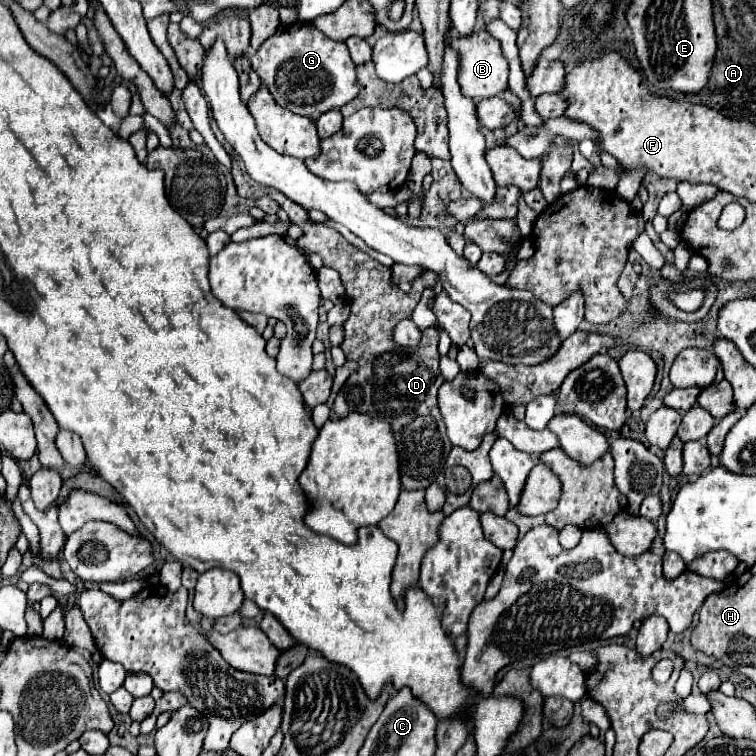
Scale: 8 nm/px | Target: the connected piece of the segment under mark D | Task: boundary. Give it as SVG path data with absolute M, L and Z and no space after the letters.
M211 120L211 128L217 136L217 140L223 144L227 154L231 156L231 174L237 186L239 196L243 198L261 198L271 196L281 204L281 208L289 214L291 222L301 226L303 234L295 240L297 250L307 254L319 254L323 258L323 266L329 266L341 274L341 280L347 288L347 304L351 304L351 316L345 322L345 340L341 344L341 350L345 352L347 360L355 360L359 364L359 370L347 378L343 388L339 390L333 412L339 418L349 416L351 412L363 412L379 420L387 420L393 430L393 438L397 444L399 454L399 474L401 474L401 488L403 490L425 490L429 488L439 470L443 470L443 462L447 460L447 454L451 452L453 444L449 442L445 434L445 424L441 420L439 408L437 408L437 390L443 384L441 372L439 372L439 330L435 326L423 330L421 344L415 350L407 350L397 346L391 340L391 332L395 324L403 318L409 318L421 298L421 292L427 286L435 284L435 272L421 274L413 286L411 292L401 292L399 286L391 284L391 268L383 266L381 262L373 260L369 254L361 252L353 244L349 244L335 228L329 228L325 224L317 224L309 218L309 212L291 202L285 194L261 186L253 182L241 162L241 158L231 150L231 146L225 142L223 134L217 130L215 122Z

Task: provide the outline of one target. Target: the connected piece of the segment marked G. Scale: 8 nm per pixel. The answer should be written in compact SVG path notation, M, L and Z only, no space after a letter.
M307 22L291 24L281 34L267 38L249 62L279 106L311 120L323 112L341 108L359 92L355 64L349 58L347 46L327 38Z

